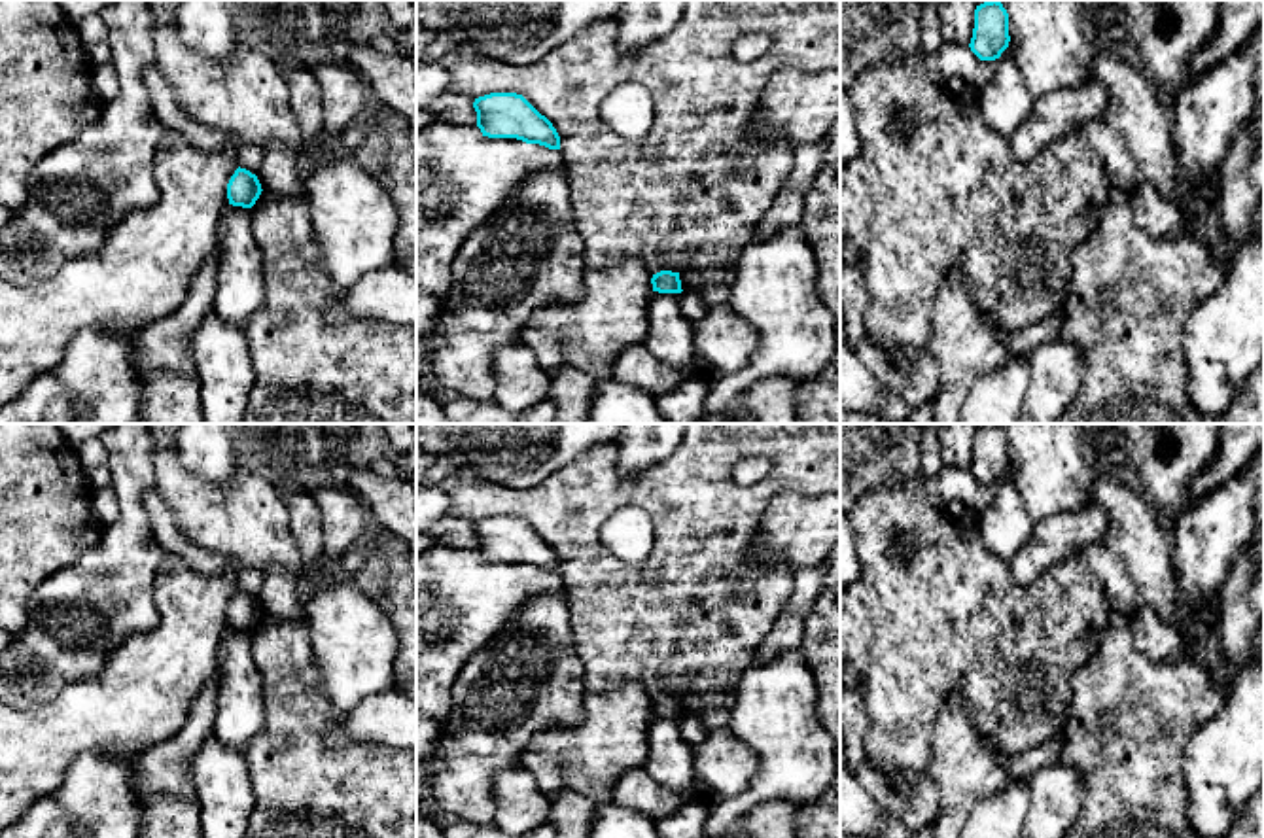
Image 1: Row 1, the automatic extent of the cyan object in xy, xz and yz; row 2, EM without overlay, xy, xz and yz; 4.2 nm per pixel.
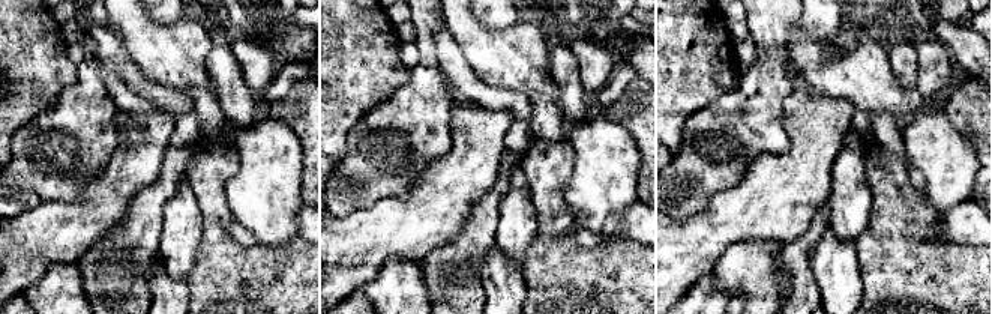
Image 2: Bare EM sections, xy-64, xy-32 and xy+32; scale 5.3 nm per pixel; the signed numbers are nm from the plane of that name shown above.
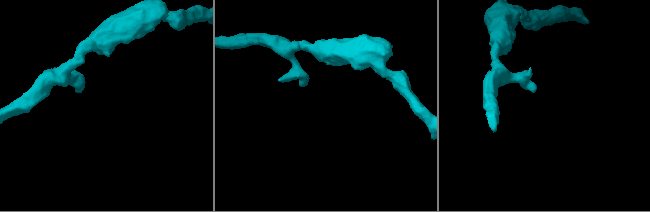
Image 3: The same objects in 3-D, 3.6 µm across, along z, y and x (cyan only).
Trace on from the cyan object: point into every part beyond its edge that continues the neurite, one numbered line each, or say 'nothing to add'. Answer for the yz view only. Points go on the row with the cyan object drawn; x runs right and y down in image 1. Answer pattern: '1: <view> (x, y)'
nothing to add

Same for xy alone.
nothing to add

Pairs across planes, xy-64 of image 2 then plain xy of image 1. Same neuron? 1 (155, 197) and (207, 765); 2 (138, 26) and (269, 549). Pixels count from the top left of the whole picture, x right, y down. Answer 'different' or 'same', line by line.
1: different
2: same

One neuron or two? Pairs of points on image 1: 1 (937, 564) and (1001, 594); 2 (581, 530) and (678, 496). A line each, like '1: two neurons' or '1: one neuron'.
1: one neuron
2: one neuron

